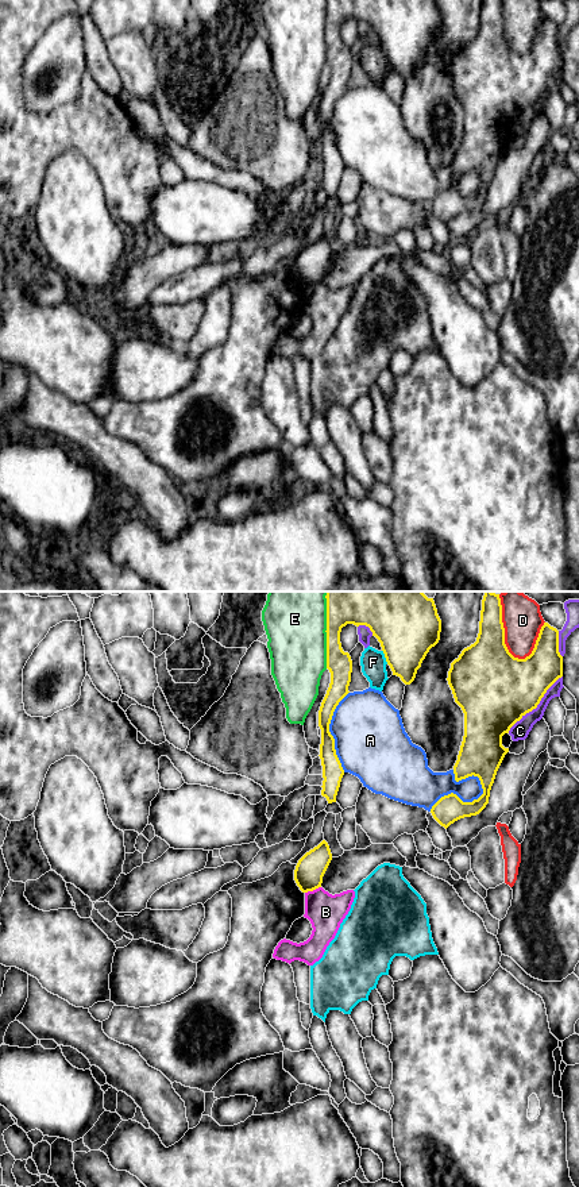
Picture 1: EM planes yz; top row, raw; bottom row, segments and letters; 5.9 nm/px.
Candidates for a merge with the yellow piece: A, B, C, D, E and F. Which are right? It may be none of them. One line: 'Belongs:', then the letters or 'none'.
Belongs: none

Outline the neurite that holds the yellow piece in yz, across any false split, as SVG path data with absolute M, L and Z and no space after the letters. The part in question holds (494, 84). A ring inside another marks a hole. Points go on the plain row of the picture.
M482 0L479 28L476 36L464 43L458 54L451 58L448 66L448 80L452 85L455 97L464 108L464 131L453 161L455 176L459 177L468 172L478 172L483 189L472 197L463 197L456 189L451 188L441 192L431 204L433 213L445 224L455 216L479 209L489 199L490 185L494 178L497 166L509 147L502 140L502 131L509 128L510 123L520 116L526 108L537 103L547 85L563 72L563 51L559 47L559 26L548 18L540 24L534 43L525 54L514 53L505 39L505 23L502 18L502 0Z

